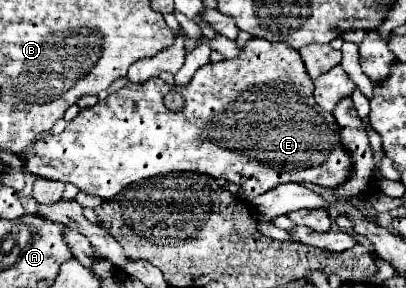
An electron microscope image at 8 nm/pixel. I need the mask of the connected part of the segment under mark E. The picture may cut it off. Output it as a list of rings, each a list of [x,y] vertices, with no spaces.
[[[252,38],[236,58],[198,68],[188,86],[174,86],[186,102],[182,112],[172,112],[164,106],[164,96],[170,90],[172,86],[156,76],[142,84],[128,82],[122,90],[100,100],[94,108],[80,110],[62,134],[44,134],[30,144],[22,154],[26,172],[46,180],[70,182],[82,192],[102,200],[112,200],[132,182],[170,172],[198,172],[212,178],[224,178],[238,184],[244,190],[246,200],[286,182],[310,182],[336,188],[348,180],[352,162],[350,154],[340,144],[338,124],[330,112],[314,102],[314,84],[302,64],[300,52],[288,44]]]

